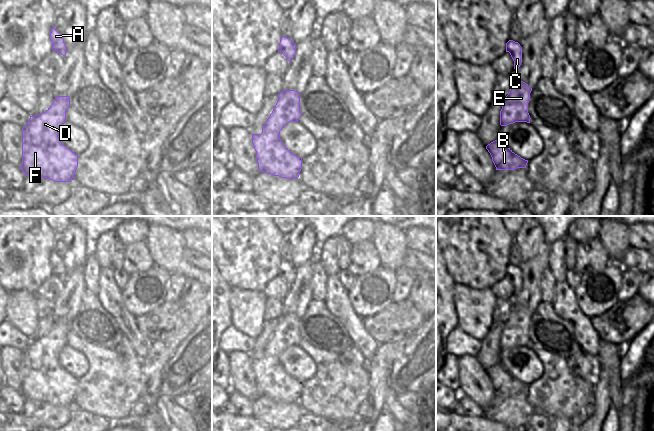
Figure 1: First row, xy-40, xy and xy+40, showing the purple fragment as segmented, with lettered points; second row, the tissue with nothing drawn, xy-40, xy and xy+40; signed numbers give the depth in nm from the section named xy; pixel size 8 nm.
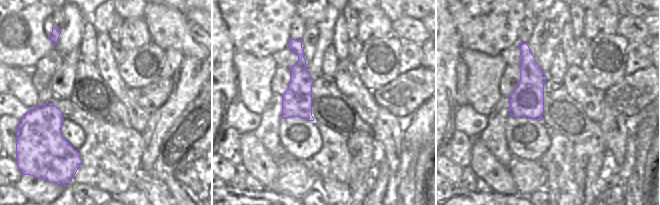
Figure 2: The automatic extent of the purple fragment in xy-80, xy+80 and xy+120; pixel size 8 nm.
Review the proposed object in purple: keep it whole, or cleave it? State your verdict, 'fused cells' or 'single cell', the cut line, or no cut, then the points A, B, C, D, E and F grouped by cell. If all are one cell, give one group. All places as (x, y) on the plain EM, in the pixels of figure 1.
single cell; cut none; groups A B C D E F

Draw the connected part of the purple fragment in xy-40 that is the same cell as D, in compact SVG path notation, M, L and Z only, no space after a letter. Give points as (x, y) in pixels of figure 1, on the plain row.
M56 320L52 329L43 337L30 340L22 352L22 389L26 400L39 400L55 406L74 404L78 391L78 379L67 372L59 363L58 355L66 346L66 335L70 331L69 320Z

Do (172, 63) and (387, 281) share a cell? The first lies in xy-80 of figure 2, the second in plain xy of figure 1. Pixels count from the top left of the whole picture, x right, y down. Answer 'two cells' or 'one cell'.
two cells

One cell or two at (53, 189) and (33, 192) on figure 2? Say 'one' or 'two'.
one

